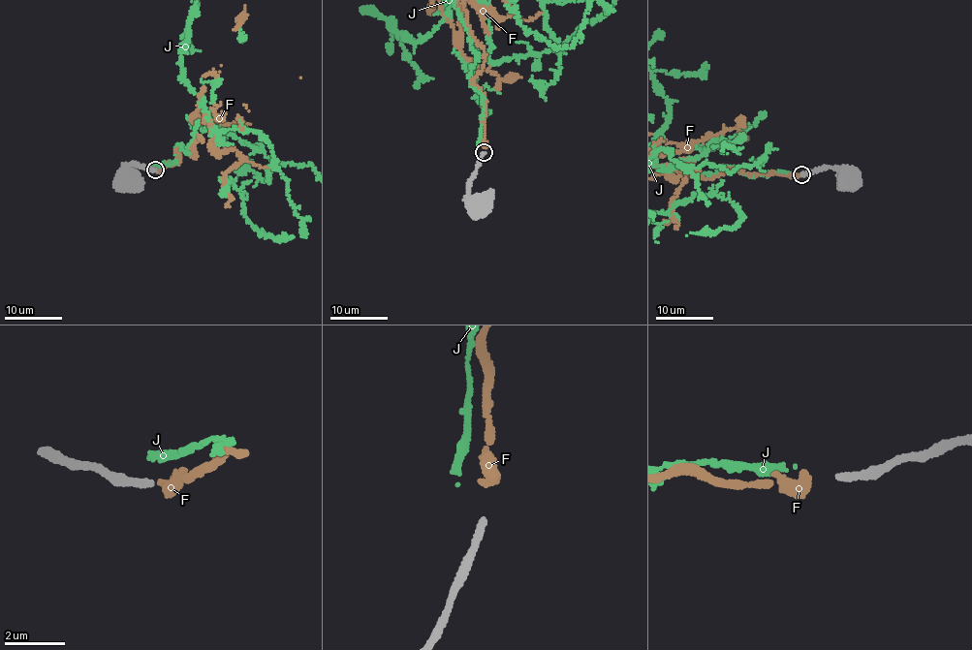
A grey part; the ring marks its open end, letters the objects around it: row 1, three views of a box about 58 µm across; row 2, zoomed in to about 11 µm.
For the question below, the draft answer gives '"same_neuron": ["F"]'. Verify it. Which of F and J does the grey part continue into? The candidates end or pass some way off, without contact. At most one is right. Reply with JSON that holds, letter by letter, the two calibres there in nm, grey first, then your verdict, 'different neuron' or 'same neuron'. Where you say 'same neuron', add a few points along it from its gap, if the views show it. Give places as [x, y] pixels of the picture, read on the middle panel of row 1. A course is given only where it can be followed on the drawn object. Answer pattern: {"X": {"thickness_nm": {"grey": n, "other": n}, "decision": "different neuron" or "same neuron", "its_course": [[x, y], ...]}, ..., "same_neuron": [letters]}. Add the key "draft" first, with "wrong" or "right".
{"draft": "right", "F": {"thickness_nm": {"grey": 240, "other": 440}, "decision": "same neuron"}, "J": {"thickness_nm": {"grey": 240, "other": 200}, "decision": "different neuron"}, "same_neuron": ["F"]}

